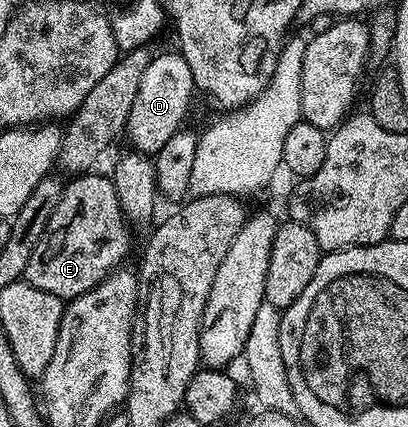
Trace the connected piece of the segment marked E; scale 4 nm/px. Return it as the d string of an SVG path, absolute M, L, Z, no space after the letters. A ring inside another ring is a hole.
M86 173L64 184L59 205L51 213L43 237L27 261L24 282L68 301L99 285L129 255L133 247L131 224L126 219L115 185L108 174Z

